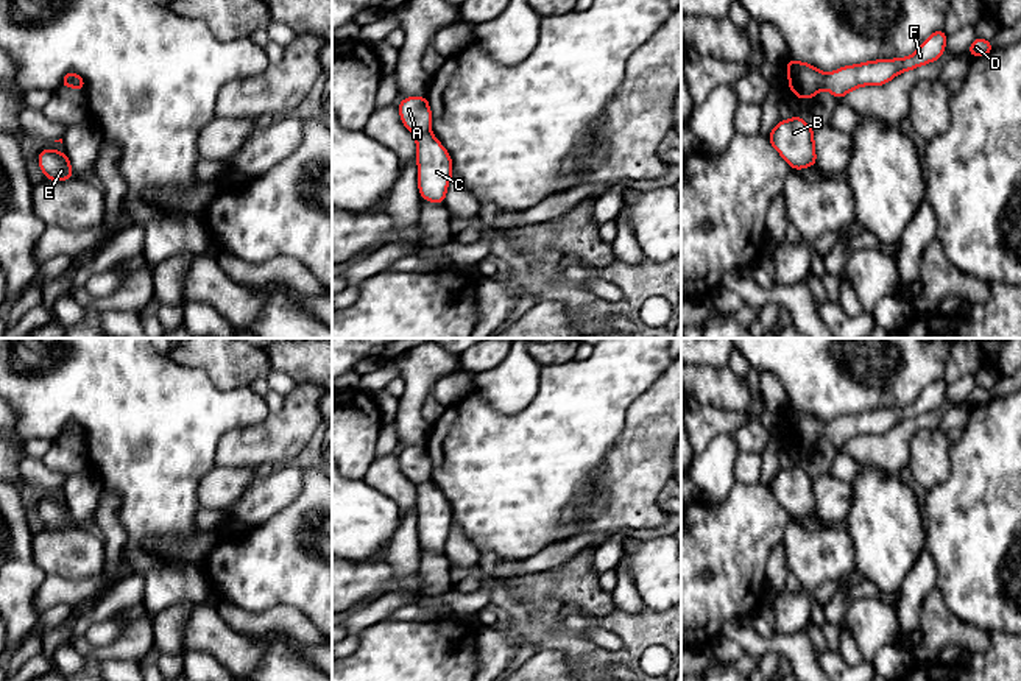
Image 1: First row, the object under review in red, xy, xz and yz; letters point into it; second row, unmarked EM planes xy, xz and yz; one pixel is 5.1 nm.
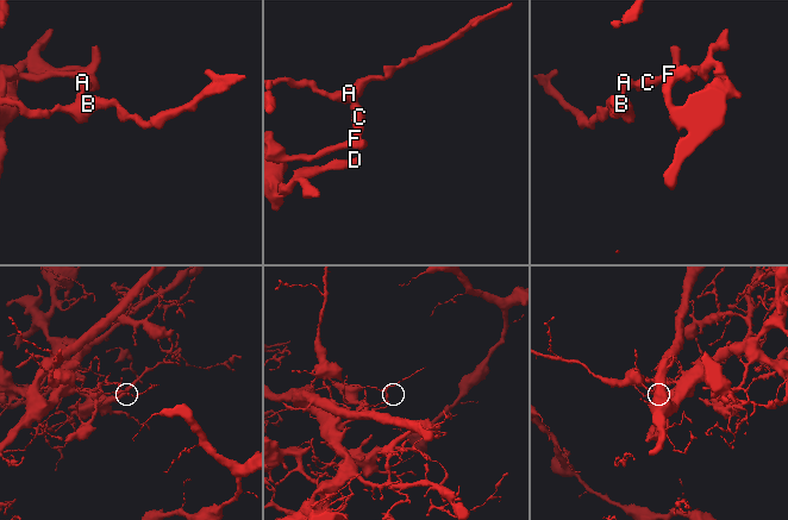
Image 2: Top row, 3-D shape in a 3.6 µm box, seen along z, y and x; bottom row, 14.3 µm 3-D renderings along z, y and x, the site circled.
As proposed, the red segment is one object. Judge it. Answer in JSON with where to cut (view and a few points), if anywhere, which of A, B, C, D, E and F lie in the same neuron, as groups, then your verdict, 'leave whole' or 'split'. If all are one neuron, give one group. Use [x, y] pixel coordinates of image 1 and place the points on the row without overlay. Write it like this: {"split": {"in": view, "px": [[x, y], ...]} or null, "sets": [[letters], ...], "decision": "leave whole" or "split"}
{"split": {"in": "xz", "px": [[429, 480], [416, 486]]}, "sets": [["A", "B", "E"], ["C", "D", "F"]], "decision": "split"}

